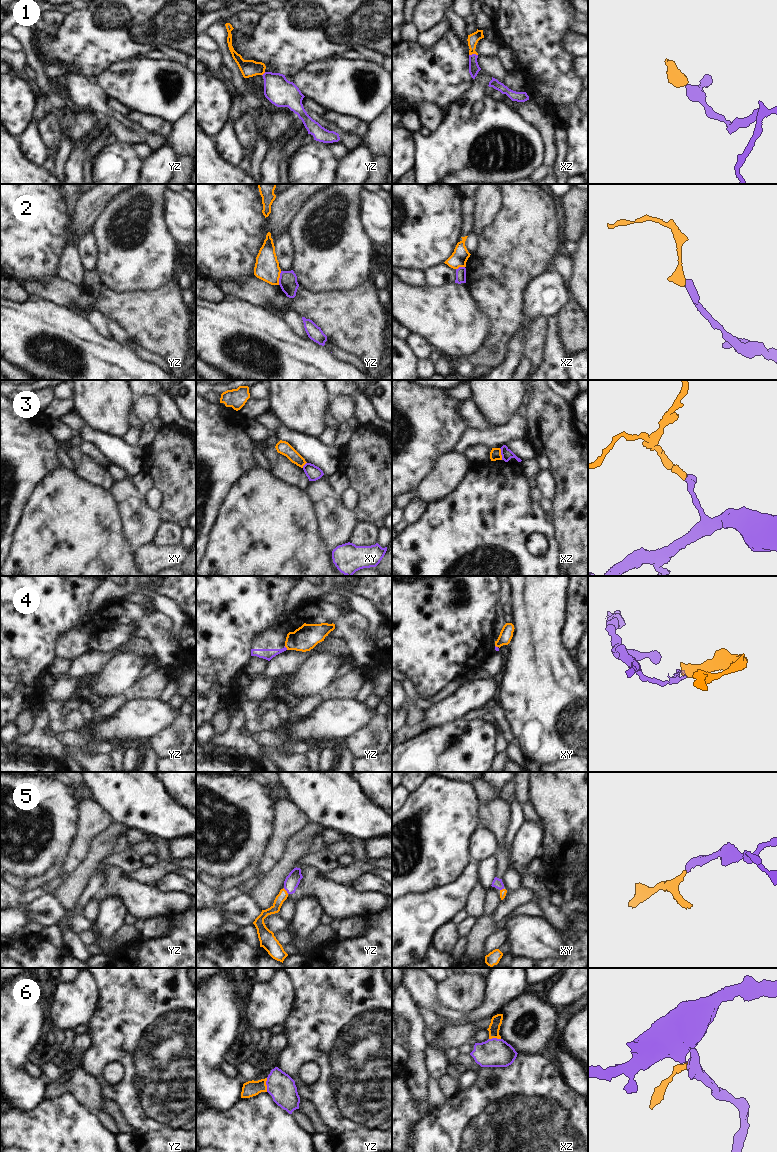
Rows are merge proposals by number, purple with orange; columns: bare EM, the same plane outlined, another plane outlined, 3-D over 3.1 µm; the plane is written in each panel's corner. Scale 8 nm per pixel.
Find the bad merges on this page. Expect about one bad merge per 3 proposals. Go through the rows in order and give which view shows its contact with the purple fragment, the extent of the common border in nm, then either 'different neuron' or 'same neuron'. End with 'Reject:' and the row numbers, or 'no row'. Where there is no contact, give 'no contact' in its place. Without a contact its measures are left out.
1: xz | 70 nm | same neuron
2: yz | 110 nm | different neuron
3: xz | 100 nm | different neuron
4: yz | 40 nm | different neuron
5: yz | 60 nm | same neuron
6: yz | 110 nm | same neuron
Reject: 2, 3, 4

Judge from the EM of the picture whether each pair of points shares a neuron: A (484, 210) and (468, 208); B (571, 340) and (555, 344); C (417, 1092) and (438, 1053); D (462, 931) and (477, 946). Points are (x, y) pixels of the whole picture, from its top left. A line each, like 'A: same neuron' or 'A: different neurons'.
A: different neurons
B: different neurons
C: different neurons
D: different neurons

